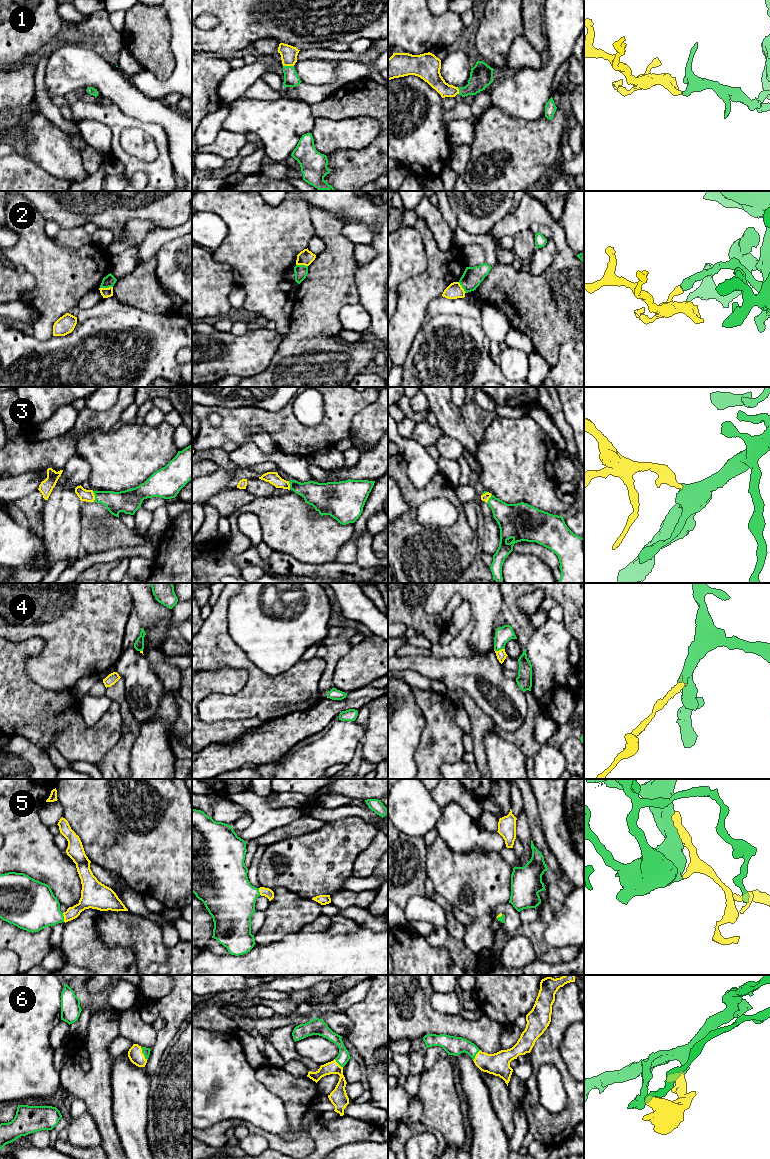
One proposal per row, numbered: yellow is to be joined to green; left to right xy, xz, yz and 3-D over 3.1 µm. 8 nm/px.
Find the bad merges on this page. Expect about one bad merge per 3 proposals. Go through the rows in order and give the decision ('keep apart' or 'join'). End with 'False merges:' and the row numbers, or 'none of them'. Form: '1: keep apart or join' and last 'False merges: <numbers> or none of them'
1: join
2: keep apart
3: join
4: join
5: join
6: join
False merges: 2

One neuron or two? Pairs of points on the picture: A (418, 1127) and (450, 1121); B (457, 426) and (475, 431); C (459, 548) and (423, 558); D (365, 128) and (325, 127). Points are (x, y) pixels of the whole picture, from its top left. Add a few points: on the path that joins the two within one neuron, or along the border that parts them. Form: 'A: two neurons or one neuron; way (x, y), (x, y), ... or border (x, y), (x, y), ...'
A: two neurons; border (420, 1121), (430, 1128)
B: two neurons; border (460, 408), (467, 431), (477, 443)
C: one neuron; way (450, 550), (432, 558)
D: one neuron; way (355, 128), (335, 128)

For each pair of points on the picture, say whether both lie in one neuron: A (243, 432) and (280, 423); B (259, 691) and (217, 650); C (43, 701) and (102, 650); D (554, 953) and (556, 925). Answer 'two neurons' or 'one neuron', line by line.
A: one neuron
B: one neuron
C: two neurons
D: two neurons

